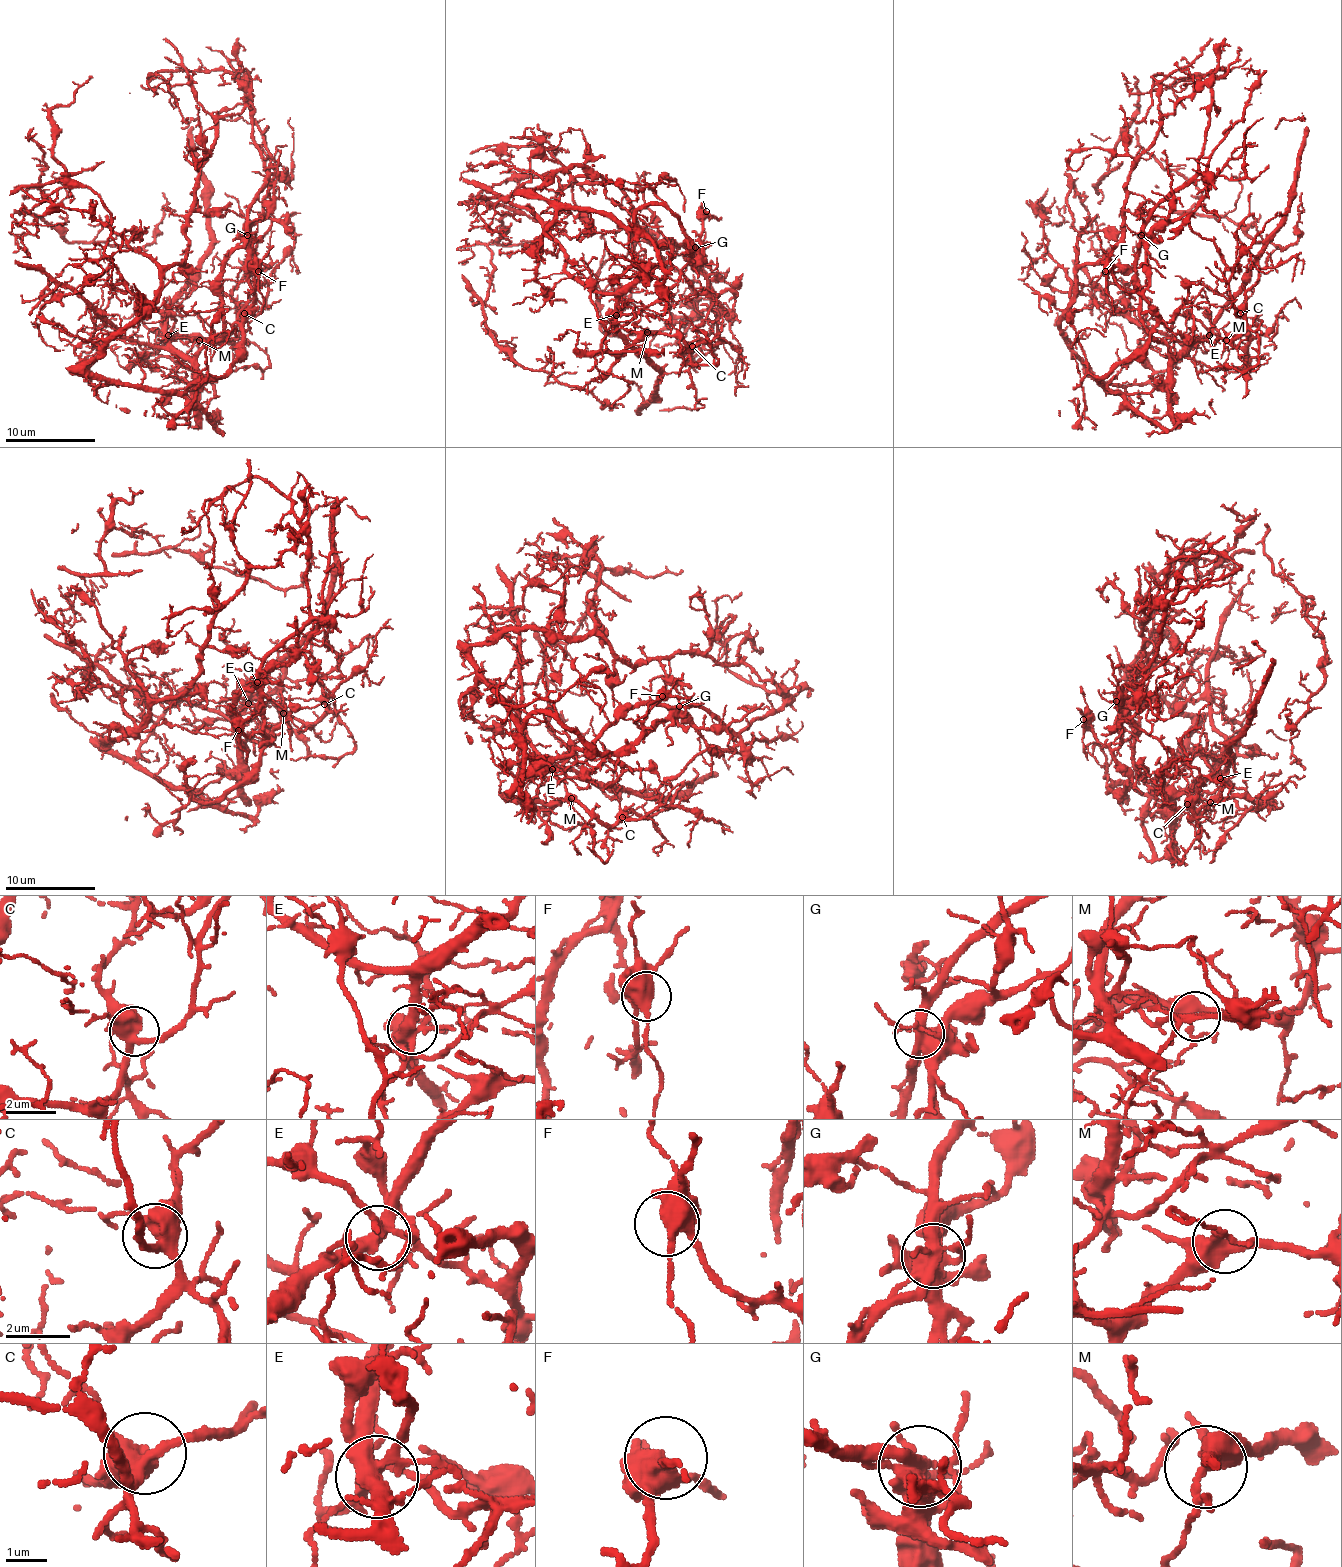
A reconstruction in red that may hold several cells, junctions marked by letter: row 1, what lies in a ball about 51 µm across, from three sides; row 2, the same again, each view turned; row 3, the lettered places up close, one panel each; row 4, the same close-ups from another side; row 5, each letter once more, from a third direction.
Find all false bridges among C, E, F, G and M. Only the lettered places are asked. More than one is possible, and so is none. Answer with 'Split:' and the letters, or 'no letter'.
Split: E, G

